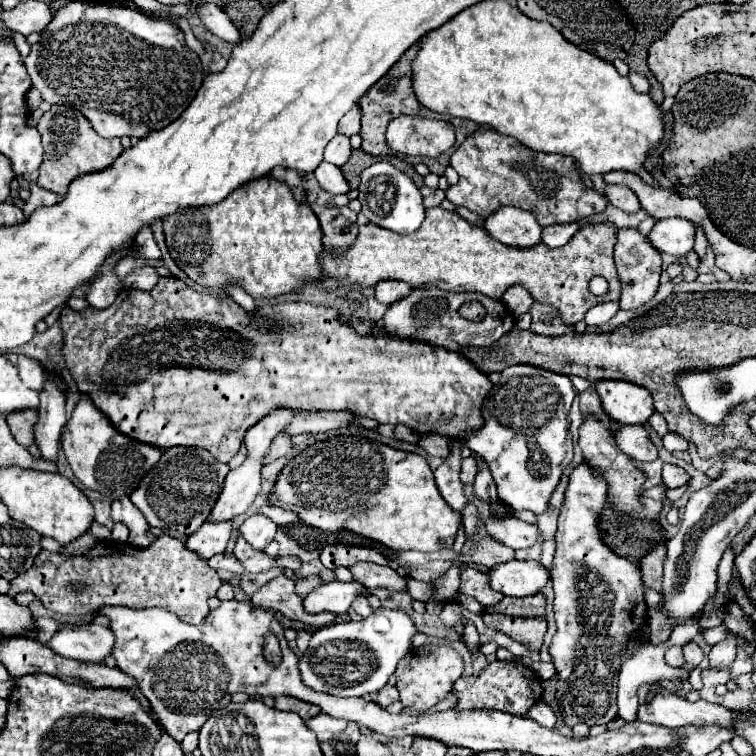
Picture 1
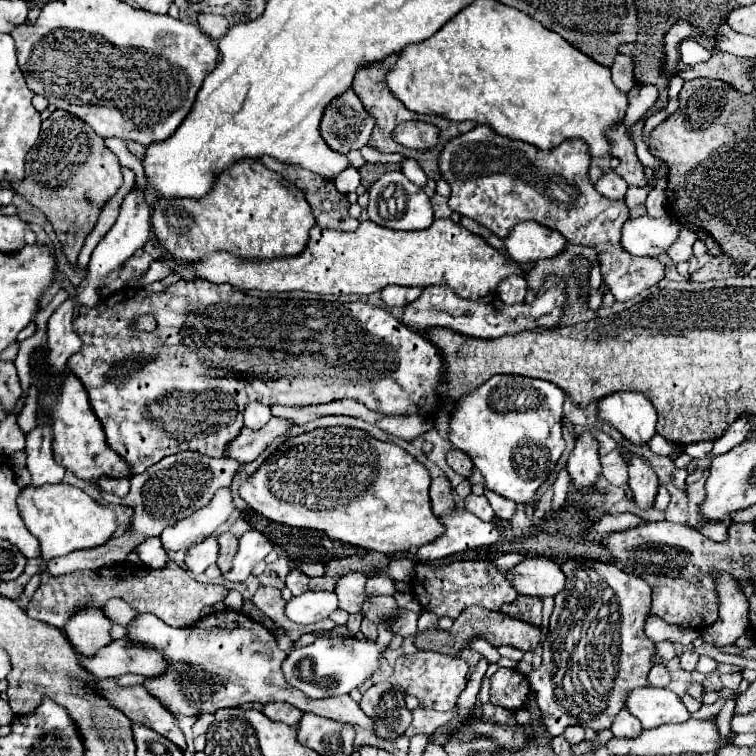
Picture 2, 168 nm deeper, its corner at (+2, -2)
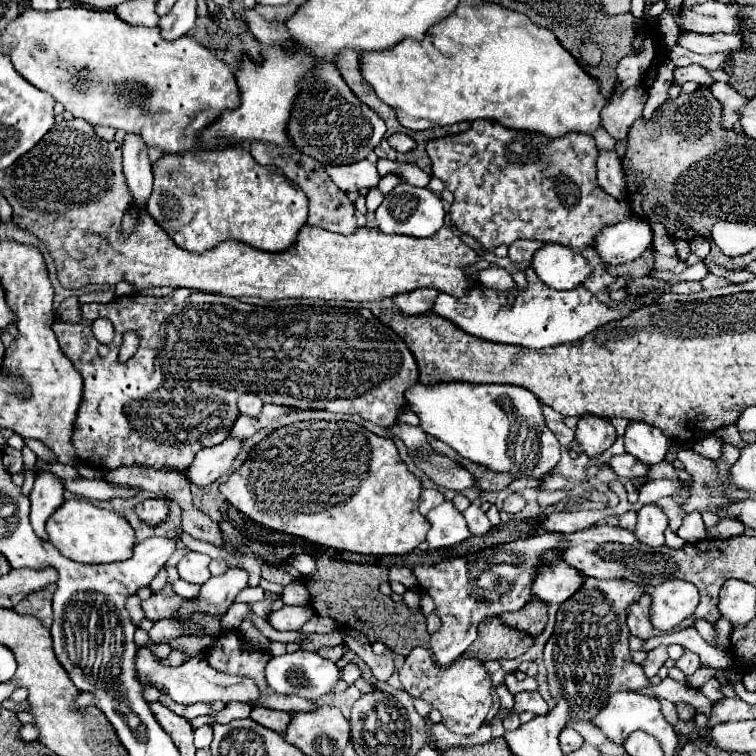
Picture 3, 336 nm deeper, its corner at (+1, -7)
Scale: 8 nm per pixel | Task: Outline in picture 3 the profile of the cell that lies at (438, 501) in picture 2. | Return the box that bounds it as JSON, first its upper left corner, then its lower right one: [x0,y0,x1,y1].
[419,489,445,515]

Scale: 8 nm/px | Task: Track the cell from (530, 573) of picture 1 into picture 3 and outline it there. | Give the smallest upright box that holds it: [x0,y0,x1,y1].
[531,561,583,605]

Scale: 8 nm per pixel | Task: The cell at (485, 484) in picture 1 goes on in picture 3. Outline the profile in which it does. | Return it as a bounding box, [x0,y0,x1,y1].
[463,505,491,535]

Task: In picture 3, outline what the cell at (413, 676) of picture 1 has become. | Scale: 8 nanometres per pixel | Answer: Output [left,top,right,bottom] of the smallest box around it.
[399,647,493,735]

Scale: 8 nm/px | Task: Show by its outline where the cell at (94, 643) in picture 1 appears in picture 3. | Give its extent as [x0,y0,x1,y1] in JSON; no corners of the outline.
[135,647,259,705]

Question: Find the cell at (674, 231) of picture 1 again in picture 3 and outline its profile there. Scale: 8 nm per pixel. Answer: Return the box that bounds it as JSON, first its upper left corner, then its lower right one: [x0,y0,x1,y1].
[595,215,655,265]

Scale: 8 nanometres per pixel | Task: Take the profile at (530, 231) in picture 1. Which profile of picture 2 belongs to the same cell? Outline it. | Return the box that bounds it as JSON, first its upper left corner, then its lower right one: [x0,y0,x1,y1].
[506,222,566,262]

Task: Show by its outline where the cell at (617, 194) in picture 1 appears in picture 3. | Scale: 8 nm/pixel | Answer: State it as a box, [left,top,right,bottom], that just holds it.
[597,151,627,199]

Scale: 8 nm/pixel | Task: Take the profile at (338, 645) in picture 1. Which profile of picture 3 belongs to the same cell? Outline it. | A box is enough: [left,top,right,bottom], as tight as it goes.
[265,649,343,701]

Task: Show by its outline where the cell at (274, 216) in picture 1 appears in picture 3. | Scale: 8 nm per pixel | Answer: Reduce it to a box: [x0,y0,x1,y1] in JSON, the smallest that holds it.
[147,145,307,253]

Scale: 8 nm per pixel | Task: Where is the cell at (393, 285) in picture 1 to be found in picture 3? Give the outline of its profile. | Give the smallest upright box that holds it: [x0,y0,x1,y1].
[391,289,439,315]

